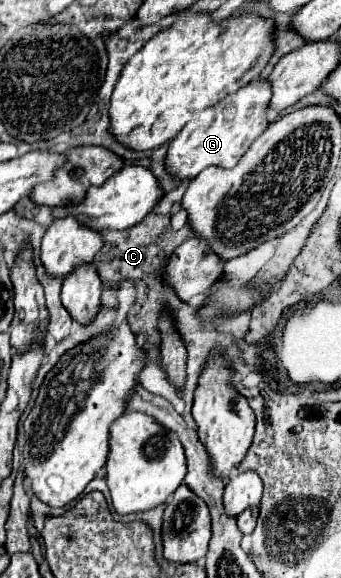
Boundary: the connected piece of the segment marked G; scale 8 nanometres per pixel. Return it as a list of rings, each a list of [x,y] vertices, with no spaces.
[[[256,79],[238,89],[236,93],[226,95],[222,101],[218,101],[218,105],[198,111],[194,119],[186,123],[186,127],[172,139],[168,147],[166,165],[170,173],[178,179],[194,179],[194,175],[198,175],[208,165],[234,167],[238,159],[246,153],[246,149],[268,129],[270,99],[272,85],[266,79]]]

